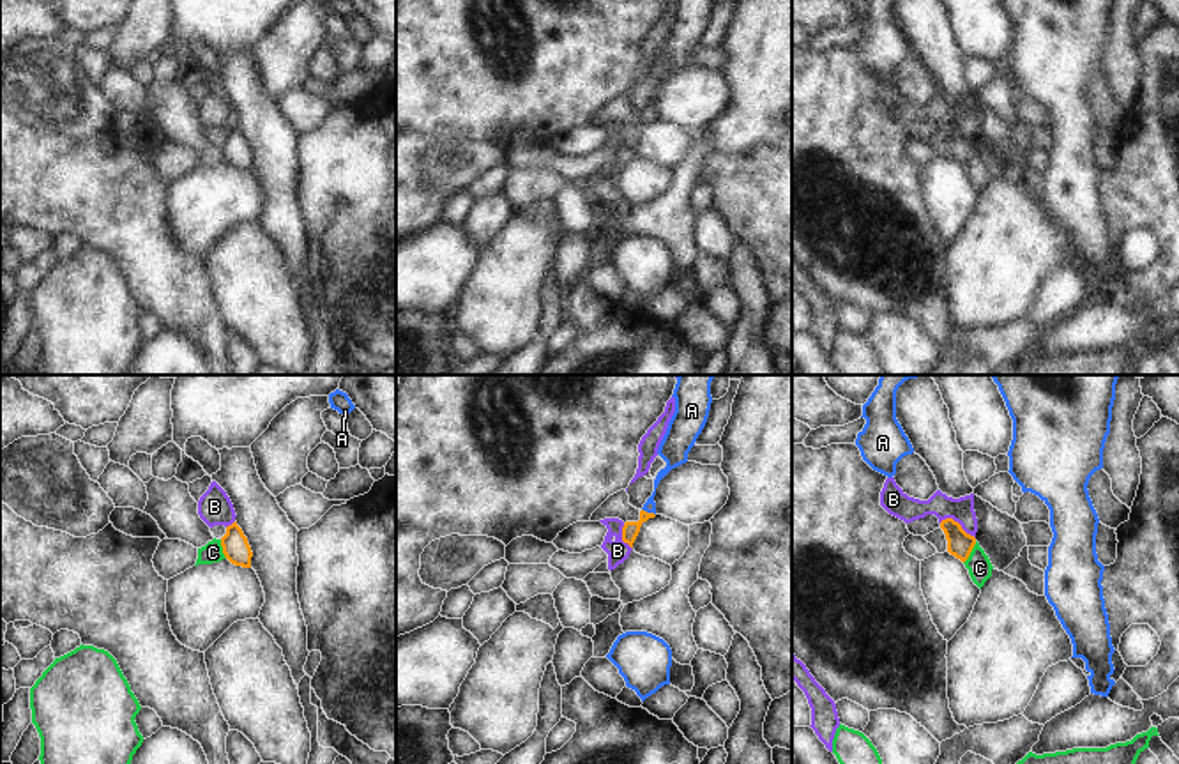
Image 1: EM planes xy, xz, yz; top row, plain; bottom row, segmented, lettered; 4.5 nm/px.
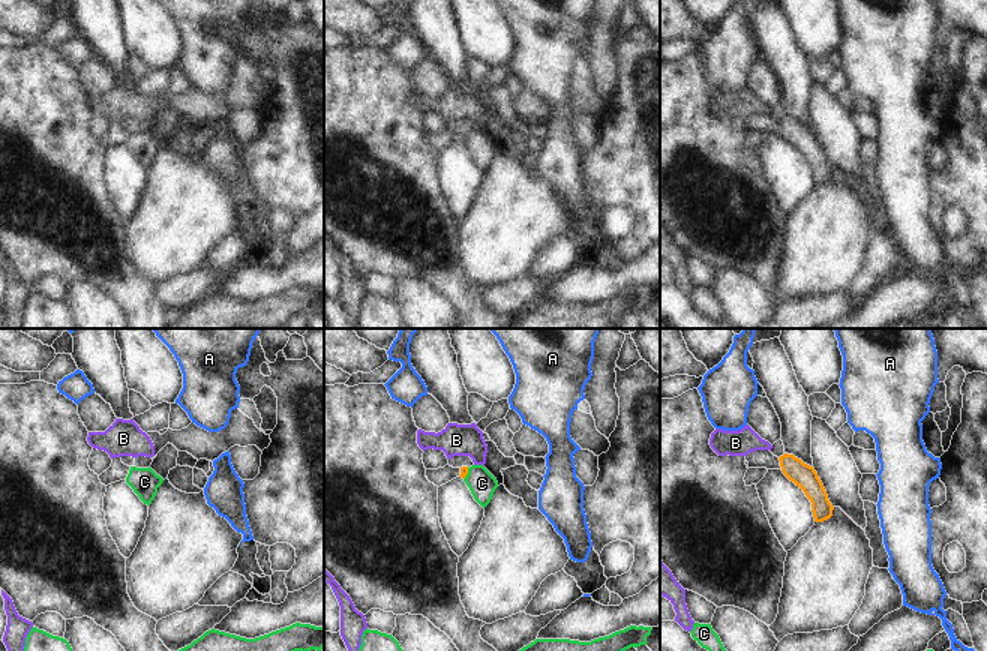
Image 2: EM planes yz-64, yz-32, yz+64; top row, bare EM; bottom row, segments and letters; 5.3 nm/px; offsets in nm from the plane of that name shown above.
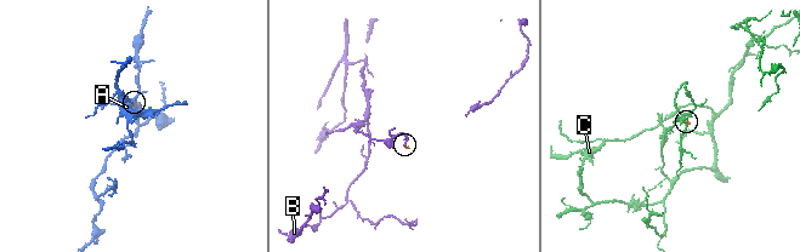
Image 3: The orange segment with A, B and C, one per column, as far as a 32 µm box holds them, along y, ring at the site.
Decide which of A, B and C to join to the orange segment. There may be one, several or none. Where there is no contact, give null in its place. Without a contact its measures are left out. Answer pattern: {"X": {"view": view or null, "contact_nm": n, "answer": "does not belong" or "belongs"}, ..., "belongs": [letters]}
{"A": {"view": "xz", "contact_nm": 70, "answer": "belongs"}, "B": {"view": "yz", "contact_nm": 180, "answer": "does not belong"}, "C": {"view": "yz", "contact_nm": 120, "answer": "does not belong"}, "belongs": ["A"]}

